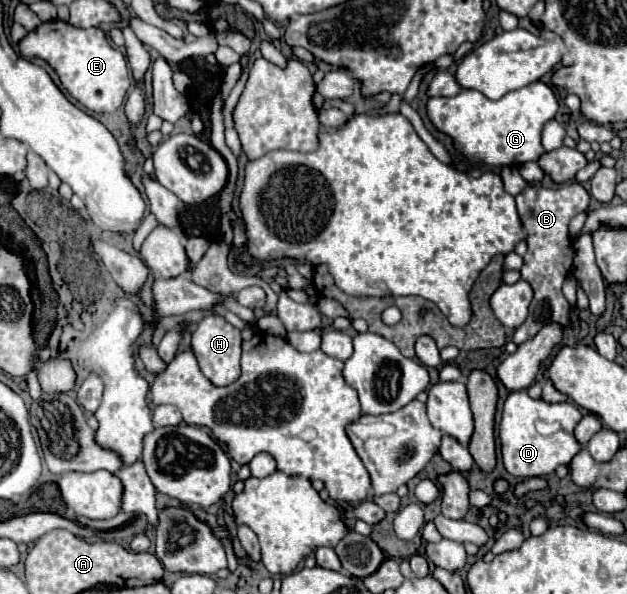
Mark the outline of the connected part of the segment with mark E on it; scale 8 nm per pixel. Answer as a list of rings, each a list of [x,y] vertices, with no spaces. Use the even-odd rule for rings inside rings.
[[[48,21],[30,31],[20,43],[20,55],[26,59],[44,59],[60,77],[66,91],[94,113],[114,113],[126,99],[130,75],[124,55],[112,47],[106,33],[98,27],[78,29],[66,21]]]

